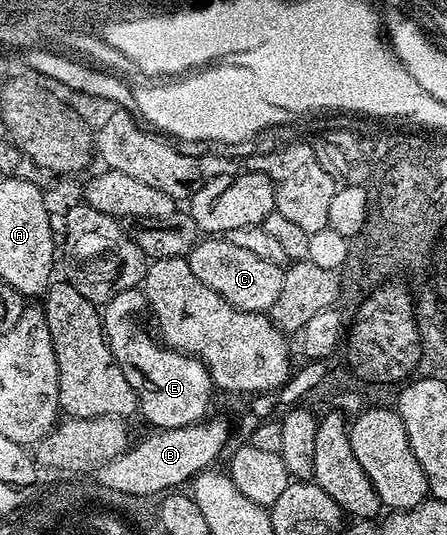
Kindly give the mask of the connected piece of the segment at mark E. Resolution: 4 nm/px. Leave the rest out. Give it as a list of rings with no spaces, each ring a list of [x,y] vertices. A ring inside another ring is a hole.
[[[132,287],[119,293],[110,303],[104,304],[103,322],[105,336],[113,360],[123,369],[127,385],[135,389],[140,414],[153,429],[175,430],[200,423],[206,418],[209,398],[215,395],[209,368],[195,355],[187,355],[162,345],[137,324],[137,314],[145,311],[147,302],[138,288]]]

